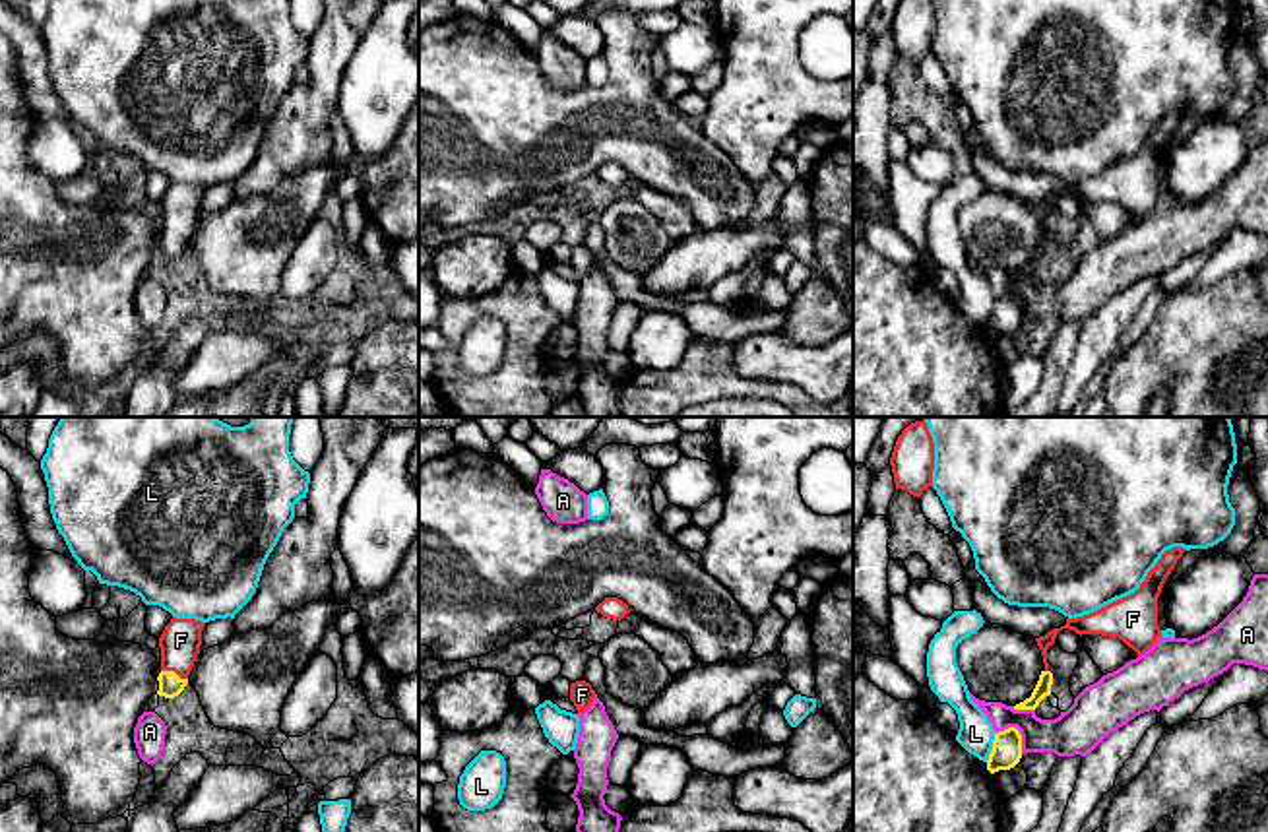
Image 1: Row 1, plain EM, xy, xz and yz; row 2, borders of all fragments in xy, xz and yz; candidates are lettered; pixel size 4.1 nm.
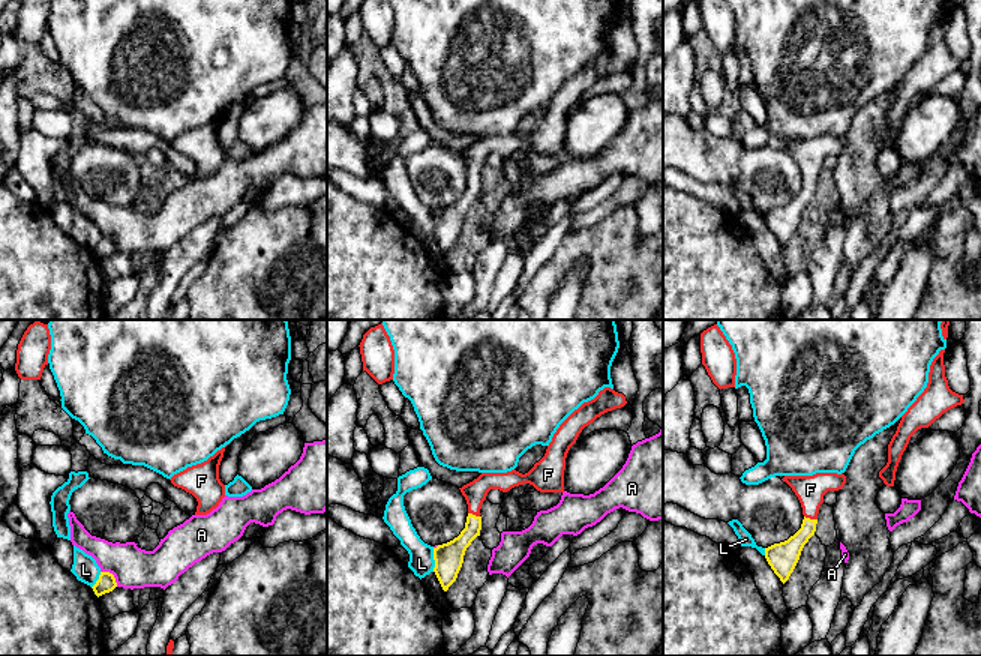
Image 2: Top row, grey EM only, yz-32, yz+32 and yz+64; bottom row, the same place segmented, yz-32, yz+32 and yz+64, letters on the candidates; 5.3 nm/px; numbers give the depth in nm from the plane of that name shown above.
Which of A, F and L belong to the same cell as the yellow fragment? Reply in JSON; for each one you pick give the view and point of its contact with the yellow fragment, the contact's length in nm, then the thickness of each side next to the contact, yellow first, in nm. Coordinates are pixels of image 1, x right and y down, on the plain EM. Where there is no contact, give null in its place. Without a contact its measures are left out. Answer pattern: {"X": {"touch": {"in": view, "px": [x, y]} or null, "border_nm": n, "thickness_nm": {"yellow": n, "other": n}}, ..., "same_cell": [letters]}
{"F": {"touch": {"in": "xy", "px": [173, 237]}, "border_nm": 120, "thickness_nm": {"yellow": 100, "other": 170}}, "same_cell": ["F"]}

